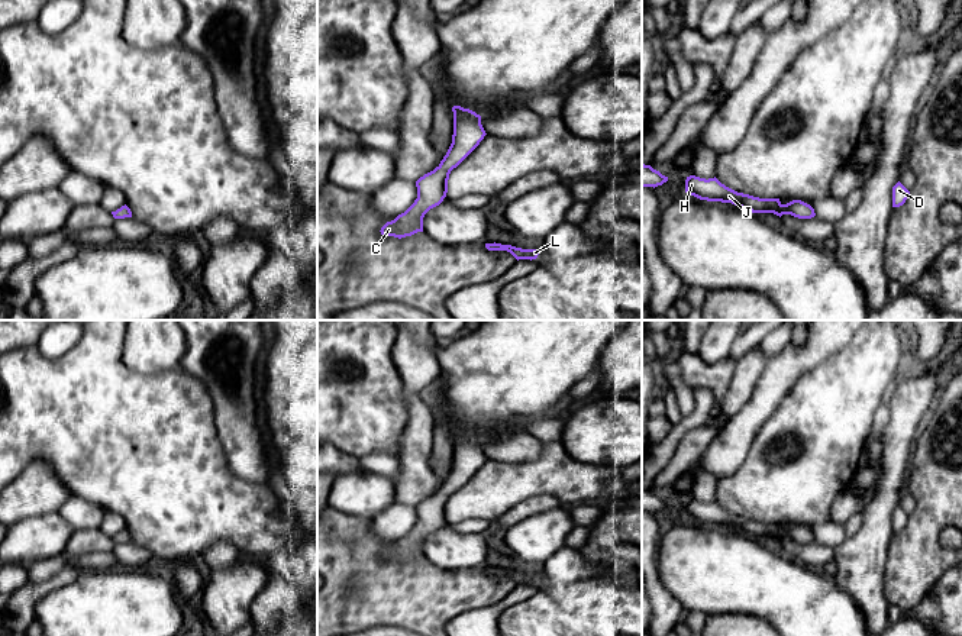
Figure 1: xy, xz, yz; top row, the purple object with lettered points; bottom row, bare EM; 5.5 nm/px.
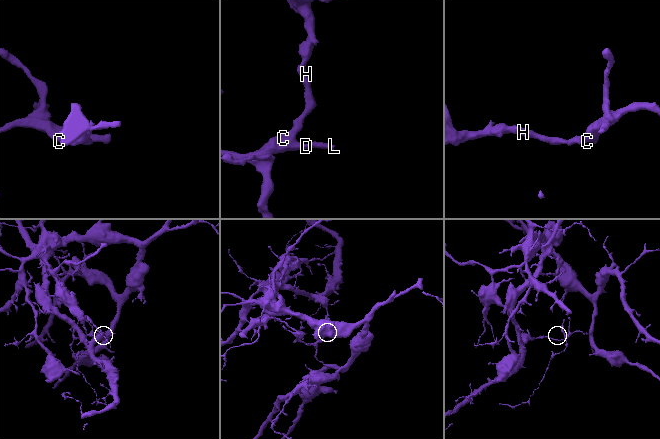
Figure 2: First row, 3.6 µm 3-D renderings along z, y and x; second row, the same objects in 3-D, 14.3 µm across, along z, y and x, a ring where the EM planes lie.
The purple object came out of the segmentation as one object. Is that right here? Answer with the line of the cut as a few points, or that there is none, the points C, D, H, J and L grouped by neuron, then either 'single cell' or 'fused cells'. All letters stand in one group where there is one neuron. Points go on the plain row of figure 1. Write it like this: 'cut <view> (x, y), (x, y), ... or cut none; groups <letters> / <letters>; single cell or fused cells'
cut xz (439, 490), (448, 499); groups C D L / H J; fused cells

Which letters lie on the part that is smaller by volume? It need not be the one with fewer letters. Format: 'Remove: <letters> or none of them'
Remove: H, J

